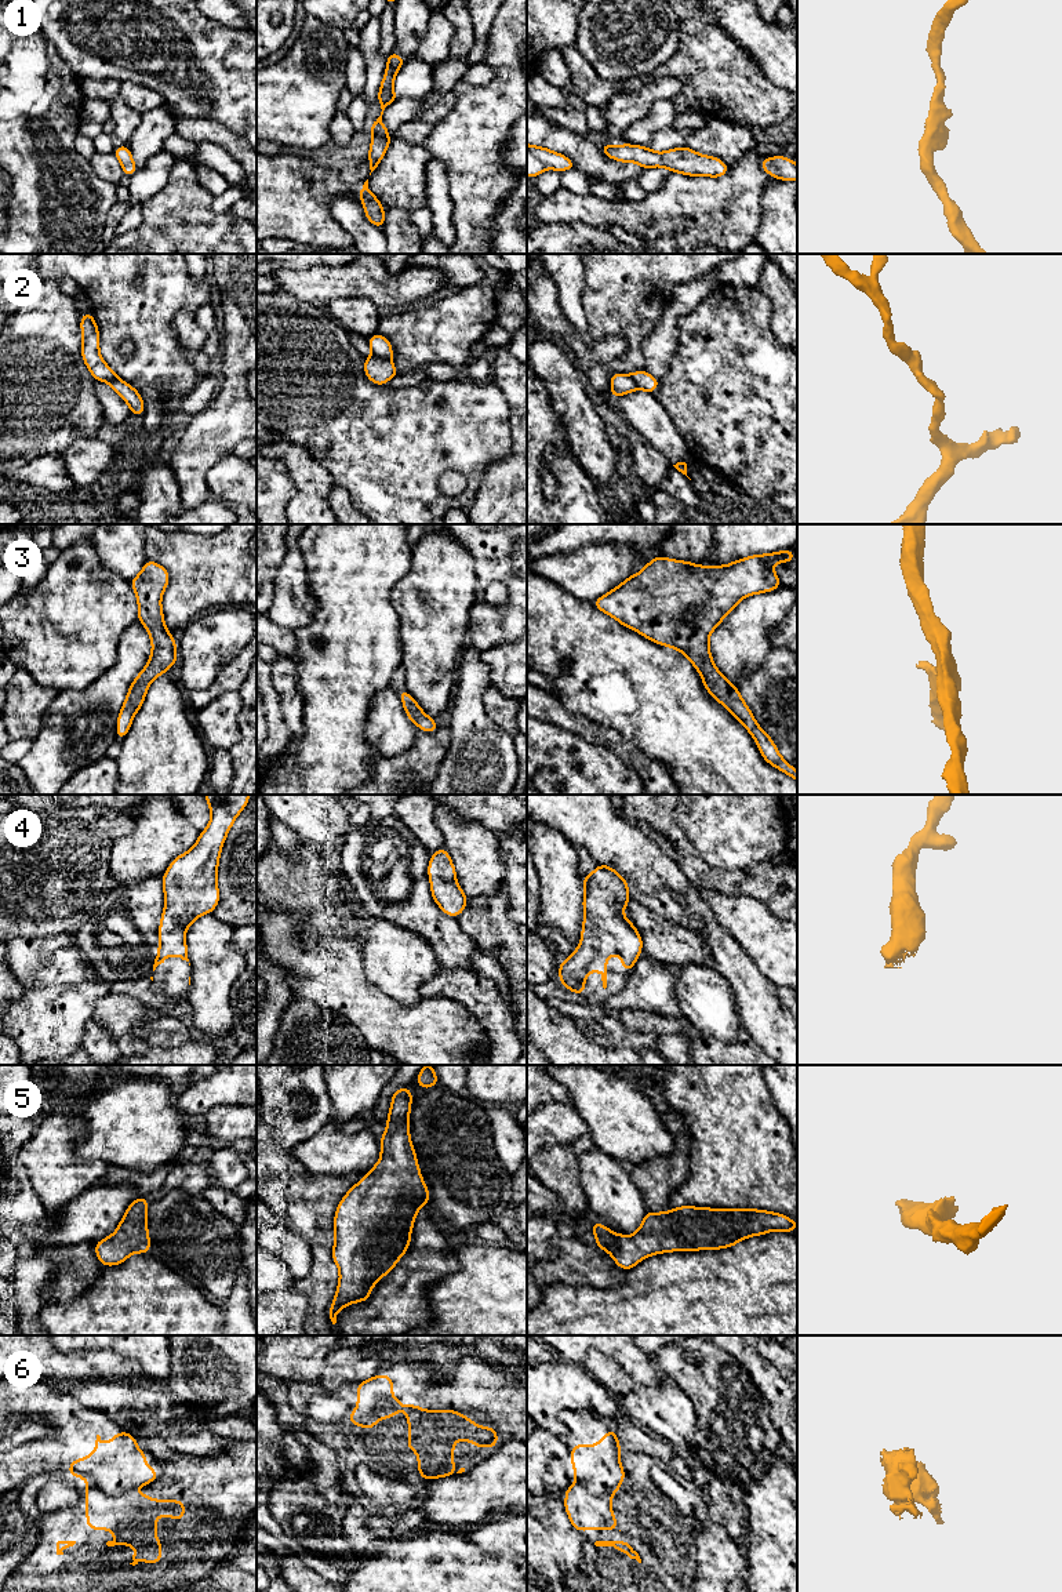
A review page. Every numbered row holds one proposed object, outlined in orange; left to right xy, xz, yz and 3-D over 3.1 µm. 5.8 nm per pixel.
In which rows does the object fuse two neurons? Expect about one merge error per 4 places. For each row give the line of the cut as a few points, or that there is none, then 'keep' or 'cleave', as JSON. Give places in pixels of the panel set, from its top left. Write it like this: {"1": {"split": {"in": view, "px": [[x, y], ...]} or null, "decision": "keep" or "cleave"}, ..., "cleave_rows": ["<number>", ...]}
{"1": {"split": null, "decision": "keep"}, "2": {"split": {"in": "xz", "px": [[374, 353], [389, 360]]}, "decision": "cleave"}, "3": {"split": null, "decision": "keep"}, "4": {"split": null, "decision": "keep"}, "5": {"split": null, "decision": "keep"}, "6": {"split": {"in": "xy", "px": [[88, 1480], [109, 1494], [128, 1493]]}, "decision": "cleave"}, "cleave_rows": ["2", "6"]}

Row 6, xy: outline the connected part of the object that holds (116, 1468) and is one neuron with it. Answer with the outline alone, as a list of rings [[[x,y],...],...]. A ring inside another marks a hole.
[[[121,1431],[106,1444],[97,1435],[95,1450],[88,1458],[76,1458],[66,1471],[74,1477],[86,1477],[109,1495],[120,1495],[149,1484],[159,1471],[146,1466],[148,1453],[137,1447],[137,1437]]]

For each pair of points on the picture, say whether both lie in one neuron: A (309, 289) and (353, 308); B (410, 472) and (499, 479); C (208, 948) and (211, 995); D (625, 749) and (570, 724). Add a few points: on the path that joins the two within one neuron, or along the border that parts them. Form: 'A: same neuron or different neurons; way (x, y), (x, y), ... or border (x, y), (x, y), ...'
A: different neurons; border (367, 300), (334, 298), (324, 306)
B: different neurons; border (506, 455), (486, 469), (479, 489), (468, 506)
C: same neuron; way (204, 959), (211, 971), (211, 984)
D: same neuron; way (611, 740), (584, 727)

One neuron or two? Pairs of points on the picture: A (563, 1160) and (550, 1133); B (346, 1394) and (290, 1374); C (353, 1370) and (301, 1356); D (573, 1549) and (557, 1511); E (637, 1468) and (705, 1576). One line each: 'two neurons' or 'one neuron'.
A: two neurons
B: two neurons
C: one neuron
D: one neuron
E: two neurons

